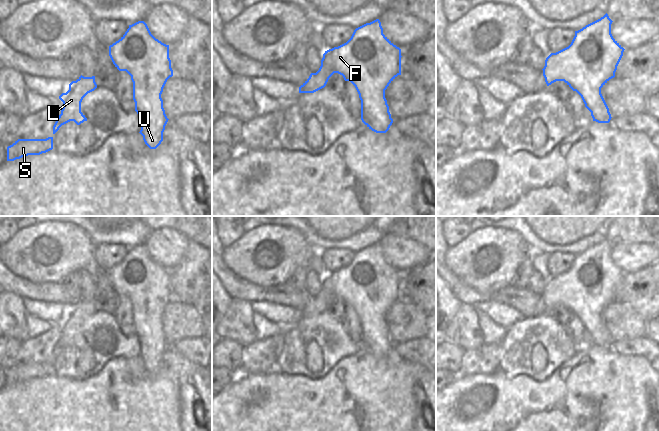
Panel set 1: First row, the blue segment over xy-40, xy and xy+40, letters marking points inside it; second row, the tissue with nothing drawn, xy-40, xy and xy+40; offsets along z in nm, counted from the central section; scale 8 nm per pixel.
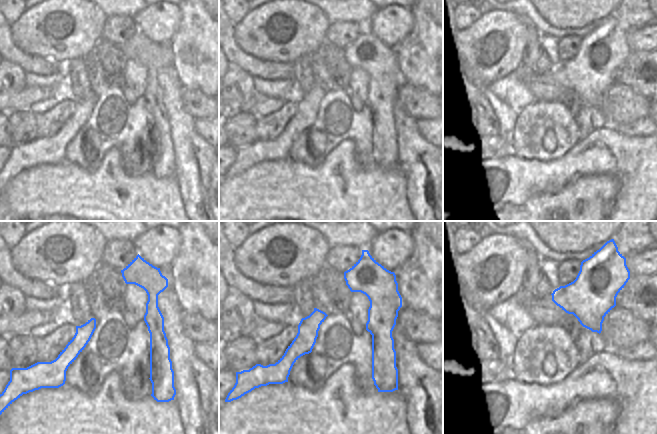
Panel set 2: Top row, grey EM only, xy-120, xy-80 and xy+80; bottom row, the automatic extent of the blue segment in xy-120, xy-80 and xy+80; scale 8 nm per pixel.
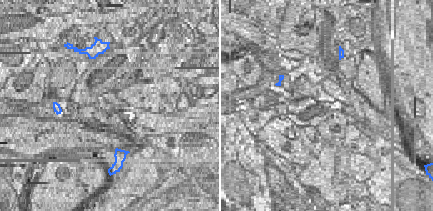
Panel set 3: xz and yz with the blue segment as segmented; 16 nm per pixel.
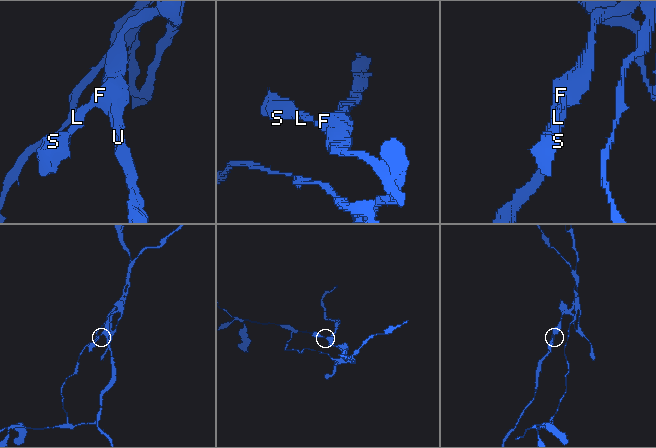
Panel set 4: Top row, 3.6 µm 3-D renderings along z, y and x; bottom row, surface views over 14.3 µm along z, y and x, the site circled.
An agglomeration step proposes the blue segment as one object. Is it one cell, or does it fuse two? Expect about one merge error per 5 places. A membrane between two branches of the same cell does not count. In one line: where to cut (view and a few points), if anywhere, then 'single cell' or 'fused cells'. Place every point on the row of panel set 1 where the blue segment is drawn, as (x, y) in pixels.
no cut; single cell

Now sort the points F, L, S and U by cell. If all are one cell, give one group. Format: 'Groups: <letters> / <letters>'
Groups: F L S U

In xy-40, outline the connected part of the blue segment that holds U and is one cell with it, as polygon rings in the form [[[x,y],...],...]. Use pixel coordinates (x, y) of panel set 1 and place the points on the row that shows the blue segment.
[[[138,21],[129,25],[125,34],[109,46],[109,56],[119,71],[126,71],[131,76],[135,111],[141,122],[139,133],[150,149],[156,149],[163,141],[163,132],[169,120],[161,98],[167,80],[173,76],[169,45],[156,39],[144,21]]]

